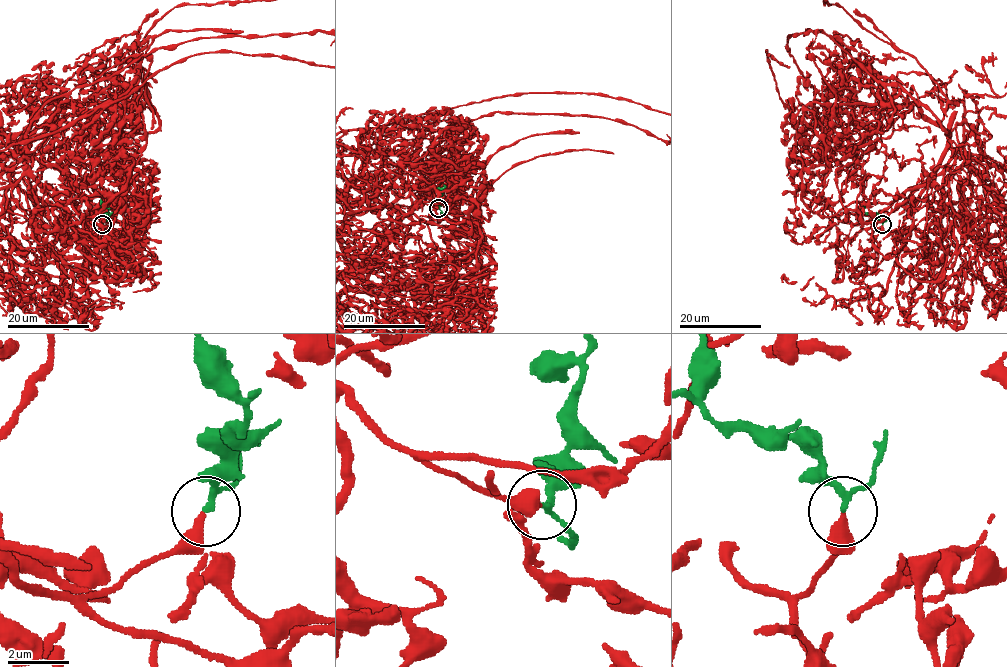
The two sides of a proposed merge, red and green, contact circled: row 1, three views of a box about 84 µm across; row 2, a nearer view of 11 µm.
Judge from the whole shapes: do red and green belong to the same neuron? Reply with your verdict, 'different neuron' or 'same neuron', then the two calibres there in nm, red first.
same neuron; 400 nm thick on the red side, 170 nm on the other

